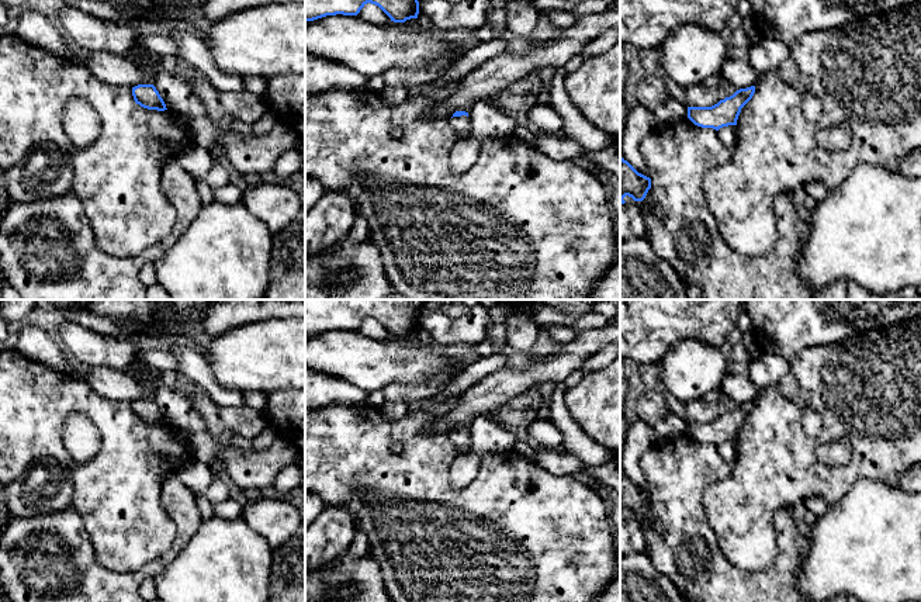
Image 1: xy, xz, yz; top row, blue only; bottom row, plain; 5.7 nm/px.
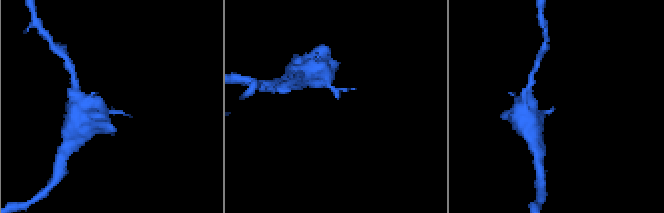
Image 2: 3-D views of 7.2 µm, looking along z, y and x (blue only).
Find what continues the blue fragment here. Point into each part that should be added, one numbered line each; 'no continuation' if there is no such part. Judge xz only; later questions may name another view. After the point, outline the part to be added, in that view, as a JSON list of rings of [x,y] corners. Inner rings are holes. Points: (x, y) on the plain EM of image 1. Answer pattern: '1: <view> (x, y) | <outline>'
1: xz (461, 440) | [[[467,430],[453,432],[449,435],[449,439],[460,452],[467,452],[471,449],[471,436]]]

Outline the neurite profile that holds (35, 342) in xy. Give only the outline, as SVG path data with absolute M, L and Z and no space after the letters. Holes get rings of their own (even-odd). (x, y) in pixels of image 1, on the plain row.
M39 321L21 326L15 350L60 373L67 373L73 363L51 329L44 328Z

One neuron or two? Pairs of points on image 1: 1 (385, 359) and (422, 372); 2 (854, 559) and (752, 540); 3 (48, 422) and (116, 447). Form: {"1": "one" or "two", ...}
{"1": "one", "2": "two", "3": "one"}

